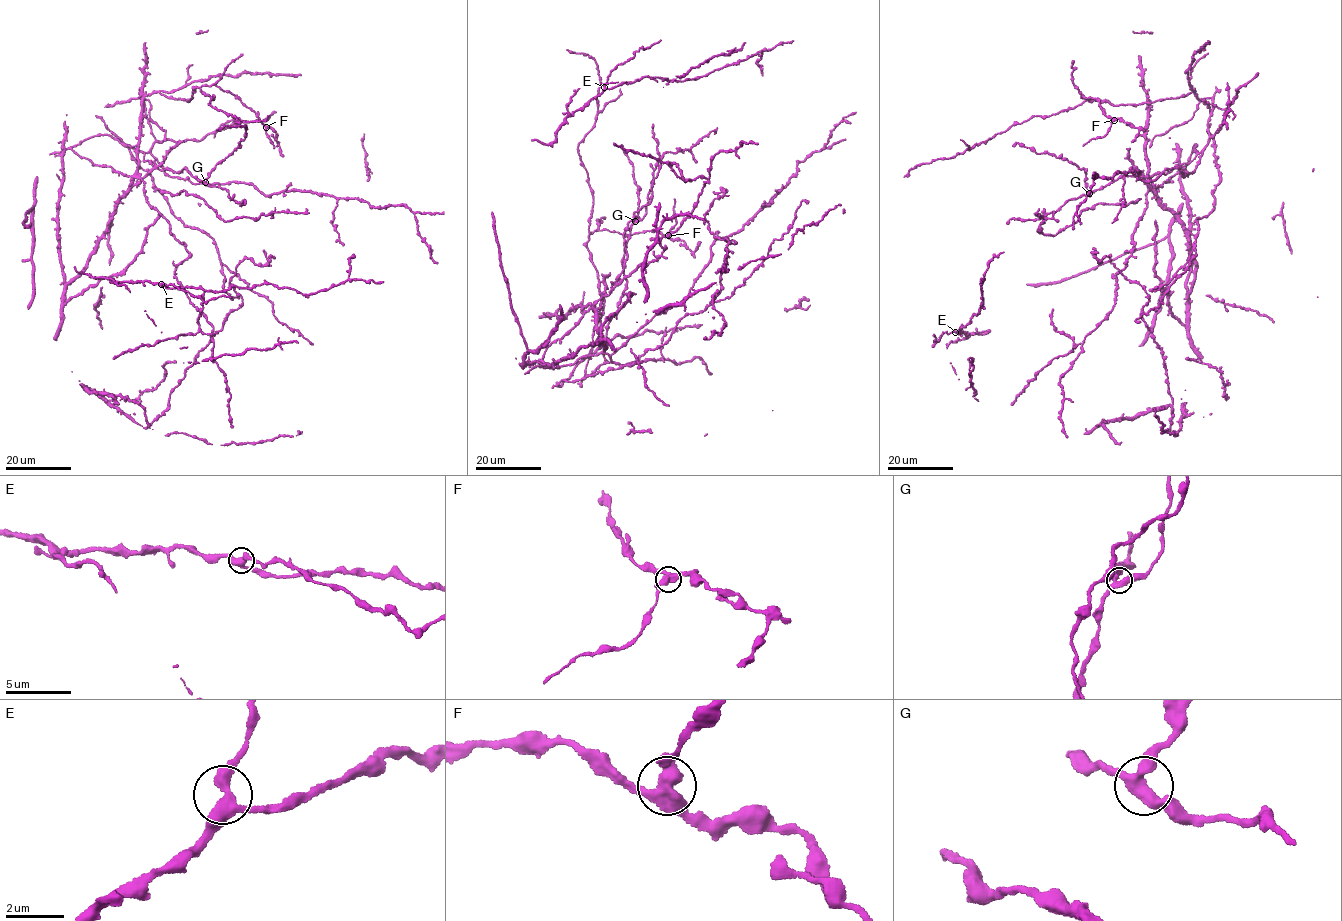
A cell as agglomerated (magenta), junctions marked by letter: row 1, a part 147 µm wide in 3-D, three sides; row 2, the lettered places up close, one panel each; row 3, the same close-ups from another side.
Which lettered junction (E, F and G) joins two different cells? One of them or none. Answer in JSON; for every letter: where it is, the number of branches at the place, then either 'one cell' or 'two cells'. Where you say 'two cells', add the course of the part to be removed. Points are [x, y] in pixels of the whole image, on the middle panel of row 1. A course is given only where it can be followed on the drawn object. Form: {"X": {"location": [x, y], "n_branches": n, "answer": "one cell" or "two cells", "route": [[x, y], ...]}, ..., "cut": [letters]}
{"E": {"location": [604, 87], "n_branches": 3, "answer": "one cell"}, "F": {"location": [668, 235], "n_branches": 3, "answer": "two cells", "route": [[668, 235], [676, 223], [674, 199]]}, "G": {"location": [635, 221], "n_branches": 3, "answer": "one cell"}, "cut": ["F"]}

